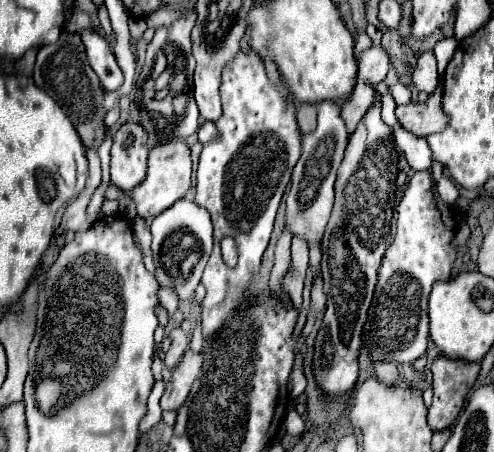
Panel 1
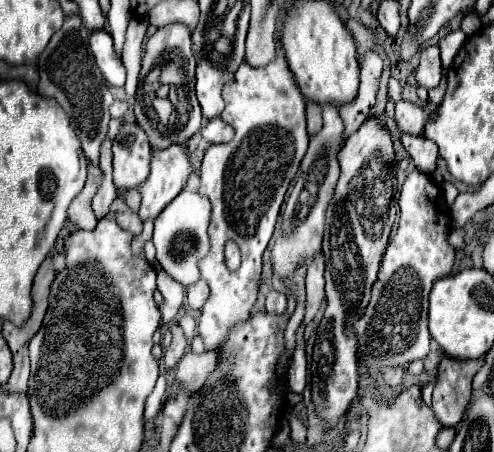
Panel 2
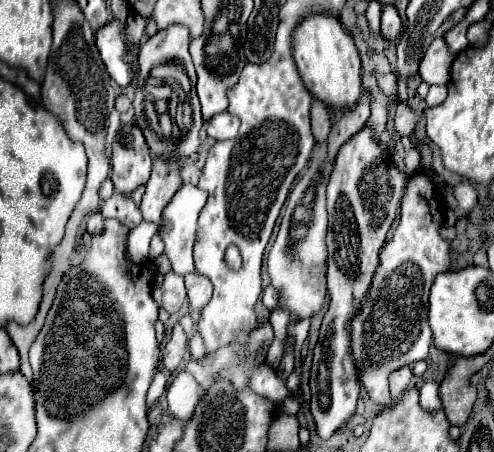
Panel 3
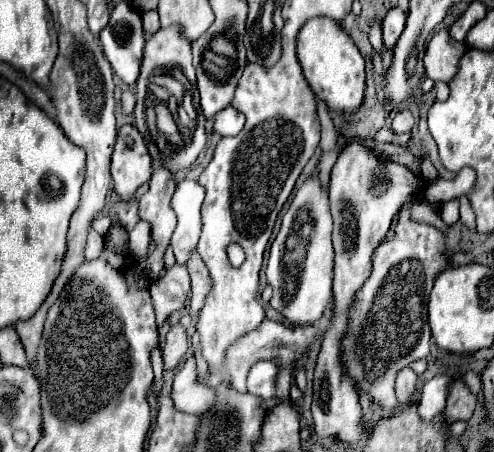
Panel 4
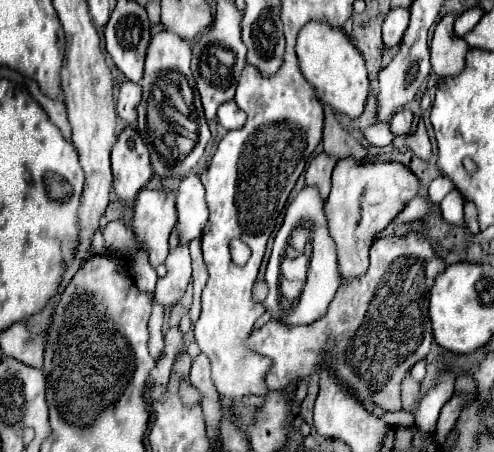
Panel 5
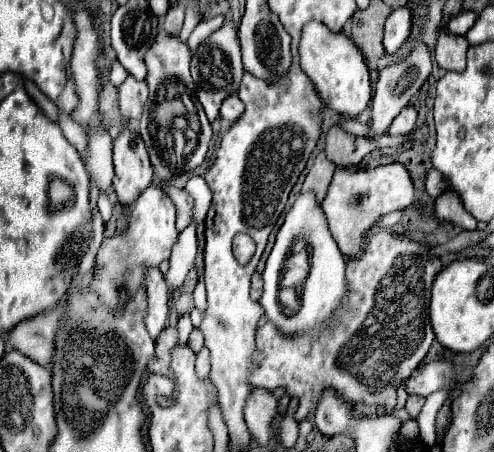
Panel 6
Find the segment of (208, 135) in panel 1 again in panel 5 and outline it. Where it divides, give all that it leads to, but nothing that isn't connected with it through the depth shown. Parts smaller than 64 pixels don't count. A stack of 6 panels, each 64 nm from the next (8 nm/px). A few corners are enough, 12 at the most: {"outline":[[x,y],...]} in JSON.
{"outline":[[234,100],[218,108],[218,124],[234,130],[246,122],[246,114]]}

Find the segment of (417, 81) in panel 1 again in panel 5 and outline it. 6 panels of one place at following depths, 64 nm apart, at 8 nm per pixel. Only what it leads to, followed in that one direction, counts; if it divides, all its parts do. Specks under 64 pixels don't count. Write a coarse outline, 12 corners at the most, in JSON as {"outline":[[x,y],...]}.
{"outline":[[446,14],[430,42],[430,66],[440,78],[460,74],[466,40]]}

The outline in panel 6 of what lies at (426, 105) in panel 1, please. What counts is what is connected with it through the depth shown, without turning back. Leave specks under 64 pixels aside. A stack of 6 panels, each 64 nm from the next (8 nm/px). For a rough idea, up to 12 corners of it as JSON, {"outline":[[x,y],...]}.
{"outline":[[402,108],[390,126],[392,136],[410,134],[416,126],[416,110]]}

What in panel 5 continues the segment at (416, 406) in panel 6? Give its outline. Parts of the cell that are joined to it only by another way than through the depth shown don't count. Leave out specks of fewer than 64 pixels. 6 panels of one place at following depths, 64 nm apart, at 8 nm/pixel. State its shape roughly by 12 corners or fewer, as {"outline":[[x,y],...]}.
{"outline":[[408,372],[402,378],[402,408],[416,410],[420,384]]}

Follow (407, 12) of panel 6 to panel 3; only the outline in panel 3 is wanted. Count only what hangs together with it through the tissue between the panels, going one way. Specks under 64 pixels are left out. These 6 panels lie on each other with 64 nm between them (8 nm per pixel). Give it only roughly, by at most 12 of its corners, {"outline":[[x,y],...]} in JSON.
{"outline":[[394,4],[382,8],[382,34],[394,40],[402,20]]}

